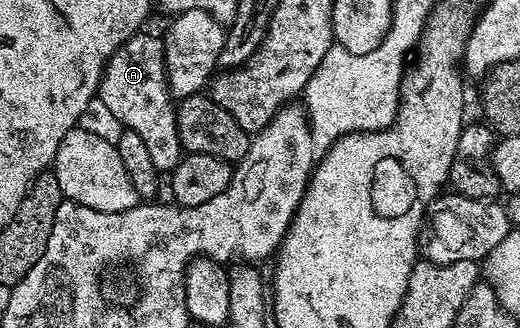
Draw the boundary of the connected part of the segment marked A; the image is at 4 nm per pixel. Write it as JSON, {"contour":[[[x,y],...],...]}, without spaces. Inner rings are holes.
{"contour":[[[140,34],[129,38],[109,59],[103,71],[97,96],[124,128],[133,130],[149,149],[149,158],[160,174],[169,174],[179,165],[185,153],[179,141],[176,101],[171,95],[163,67],[163,41],[157,35]]]}

